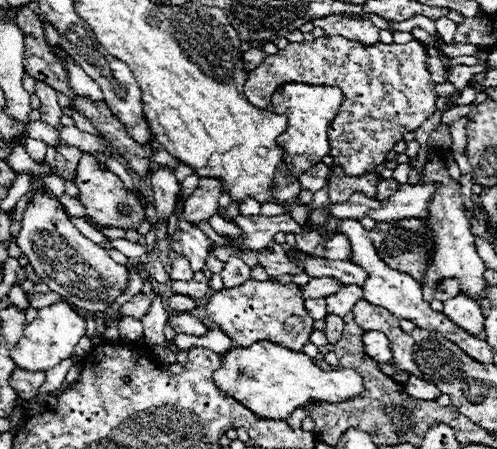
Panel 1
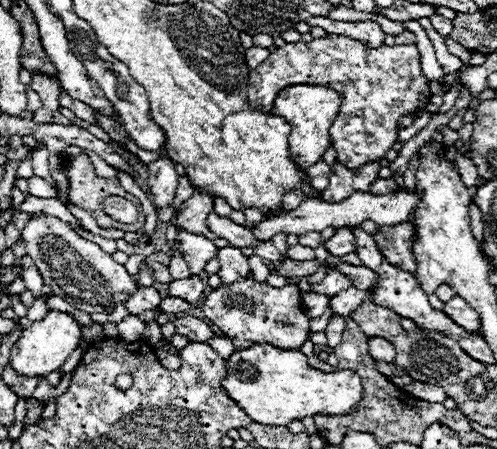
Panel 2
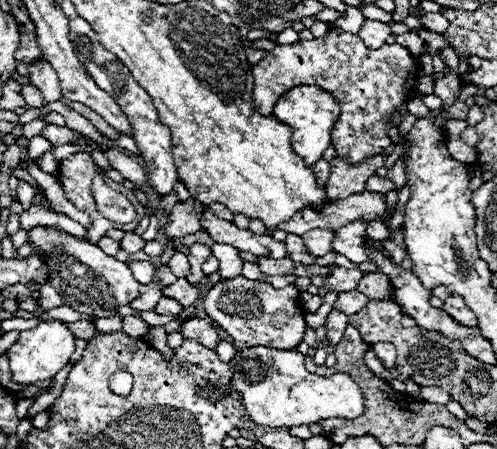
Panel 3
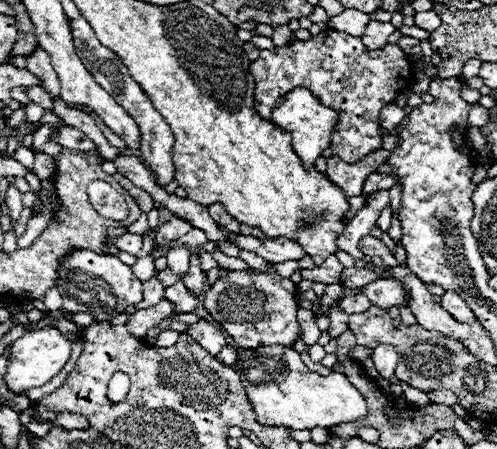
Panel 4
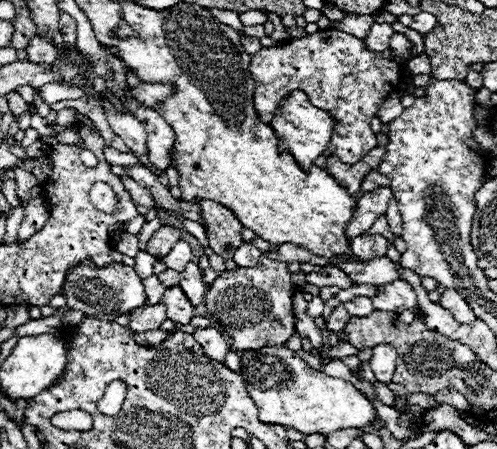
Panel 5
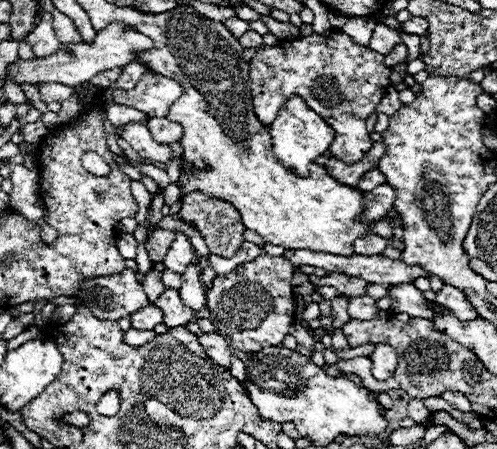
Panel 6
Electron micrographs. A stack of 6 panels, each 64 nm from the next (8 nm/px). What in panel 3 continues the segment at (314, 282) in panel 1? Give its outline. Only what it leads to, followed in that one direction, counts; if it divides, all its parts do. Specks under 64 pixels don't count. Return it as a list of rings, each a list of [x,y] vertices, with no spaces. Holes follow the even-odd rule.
[[[337,267],[329,276],[324,278],[324,286],[319,288],[319,294],[323,297],[330,290],[344,292],[354,290],[358,286],[360,270],[346,270],[344,267]]]

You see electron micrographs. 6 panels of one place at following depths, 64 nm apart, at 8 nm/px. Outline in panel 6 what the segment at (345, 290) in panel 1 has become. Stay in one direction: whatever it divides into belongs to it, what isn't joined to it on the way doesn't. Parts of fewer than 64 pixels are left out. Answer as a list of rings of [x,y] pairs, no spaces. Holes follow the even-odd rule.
[[[370,296],[350,298],[348,314],[350,314],[350,318],[356,318],[356,320],[370,320],[370,318],[374,318],[378,314],[376,300],[372,300]]]

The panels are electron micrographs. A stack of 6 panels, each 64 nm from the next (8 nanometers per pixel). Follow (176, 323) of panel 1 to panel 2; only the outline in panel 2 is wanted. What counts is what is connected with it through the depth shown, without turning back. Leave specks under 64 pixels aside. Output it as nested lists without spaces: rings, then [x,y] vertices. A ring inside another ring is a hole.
[[[196,316],[178,318],[178,320],[174,320],[174,326],[176,326],[176,332],[178,332],[178,334],[182,334],[182,336],[194,340],[194,342],[196,342],[196,340],[198,340],[198,342],[206,342],[210,336],[214,336],[212,328],[210,328],[204,320],[200,320],[200,318],[196,318]]]

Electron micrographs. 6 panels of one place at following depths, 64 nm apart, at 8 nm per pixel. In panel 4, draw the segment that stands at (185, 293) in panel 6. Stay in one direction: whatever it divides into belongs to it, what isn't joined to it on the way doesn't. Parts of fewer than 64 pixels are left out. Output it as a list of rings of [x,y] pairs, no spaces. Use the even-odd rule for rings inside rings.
[[[192,254],[190,256],[190,268],[188,268],[186,276],[182,276],[182,280],[196,296],[202,296],[202,292],[204,292],[204,278],[206,278],[206,274],[200,270],[200,254]]]

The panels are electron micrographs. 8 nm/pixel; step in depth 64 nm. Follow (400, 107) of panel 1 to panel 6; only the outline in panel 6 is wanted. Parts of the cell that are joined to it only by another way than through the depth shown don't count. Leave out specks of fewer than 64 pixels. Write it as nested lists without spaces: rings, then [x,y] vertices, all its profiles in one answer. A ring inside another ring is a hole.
[[[328,30],[298,40],[264,46],[256,52],[250,64],[252,102],[262,124],[270,124],[278,110],[292,94],[300,94],[334,128],[330,154],[346,164],[360,162],[372,148],[370,132],[366,130],[368,116],[376,110],[386,88],[390,86],[392,68],[384,66],[384,54],[356,44],[348,34]]]

